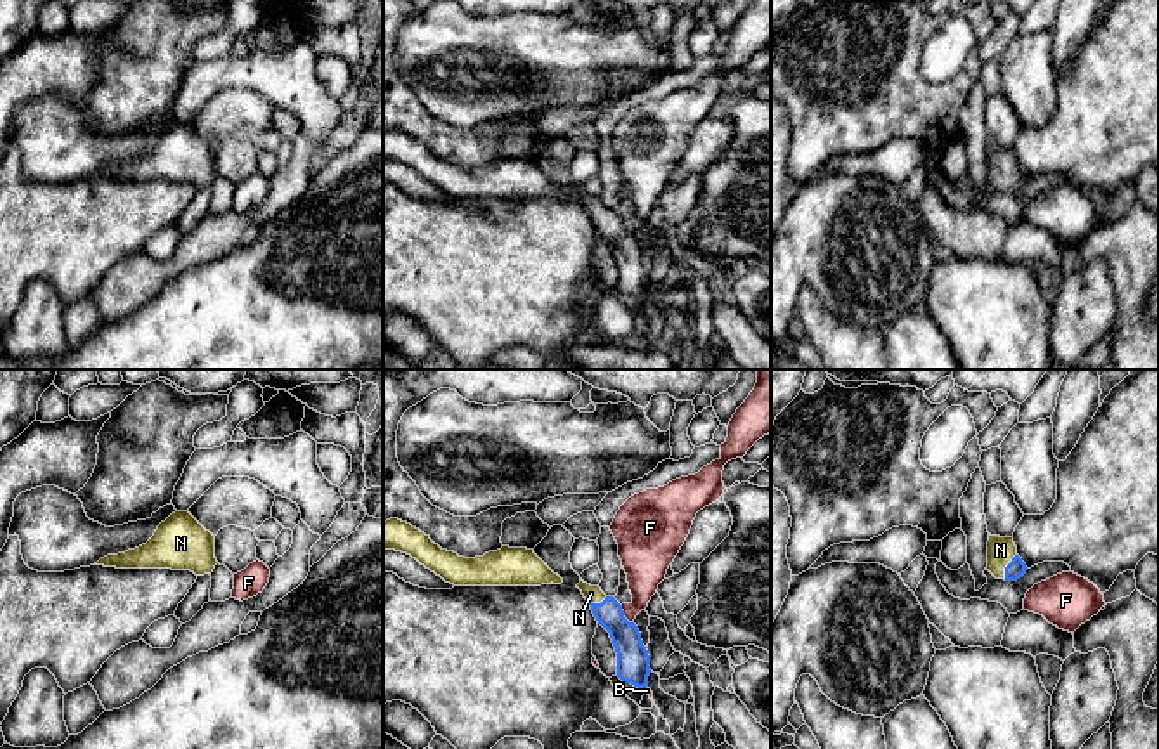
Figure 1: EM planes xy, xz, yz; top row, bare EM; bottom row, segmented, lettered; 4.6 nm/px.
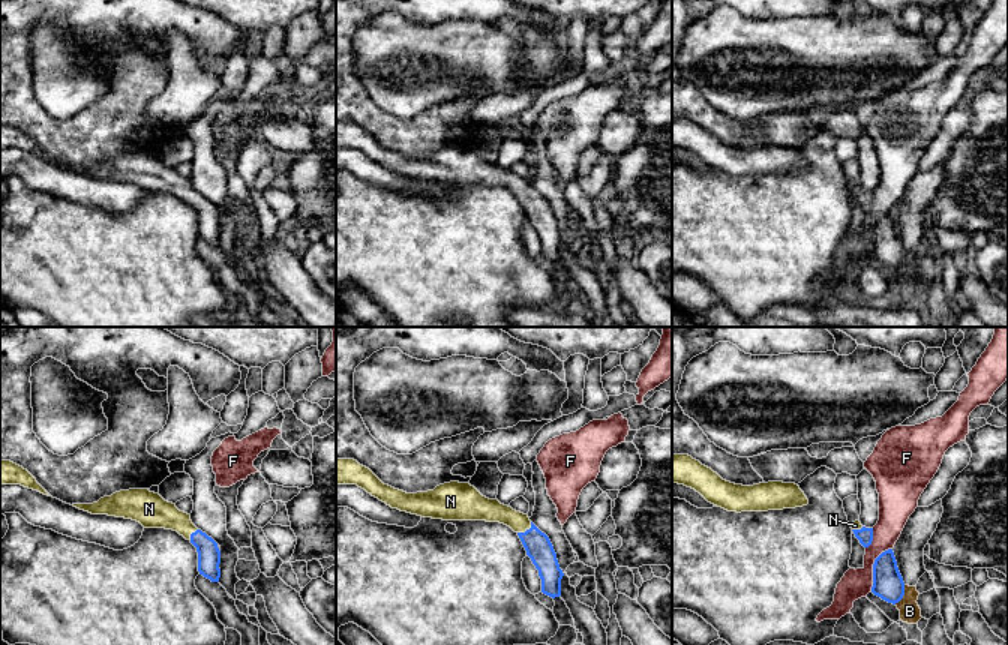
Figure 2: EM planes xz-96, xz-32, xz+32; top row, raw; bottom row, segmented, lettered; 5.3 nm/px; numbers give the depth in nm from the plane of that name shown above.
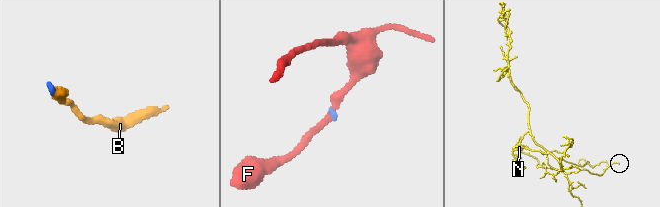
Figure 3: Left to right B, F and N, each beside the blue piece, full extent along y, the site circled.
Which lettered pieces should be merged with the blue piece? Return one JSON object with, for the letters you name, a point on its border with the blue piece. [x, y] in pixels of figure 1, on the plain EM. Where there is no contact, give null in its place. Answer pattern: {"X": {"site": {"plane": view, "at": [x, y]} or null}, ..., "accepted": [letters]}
{"B": {"site": {"plane": "xz", "at": [643, 299]}}, "N": {"site": {"plane": "yz", "at": [1007, 177]}}, "accepted": ["B", "N"]}

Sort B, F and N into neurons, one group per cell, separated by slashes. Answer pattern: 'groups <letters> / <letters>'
groups B N / F

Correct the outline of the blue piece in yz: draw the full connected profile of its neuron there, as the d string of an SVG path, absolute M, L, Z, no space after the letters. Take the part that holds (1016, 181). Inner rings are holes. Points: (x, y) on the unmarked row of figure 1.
M991 147L987 153L987 182L996 191L1017 192L1020 191L1027 179L1017 166L1017 158L1013 149Z

